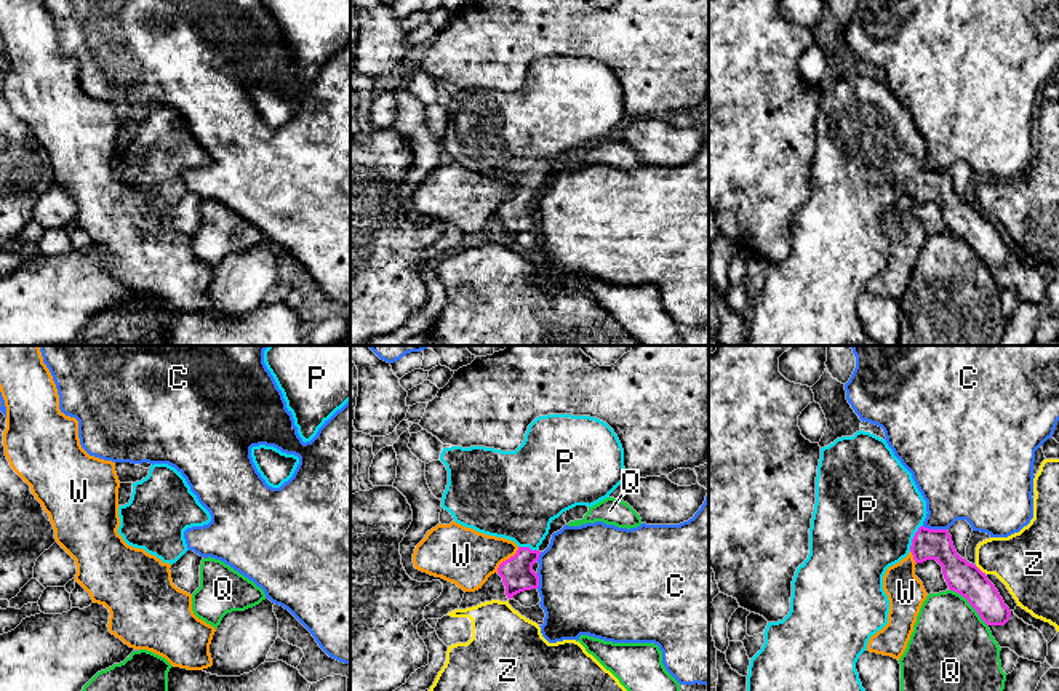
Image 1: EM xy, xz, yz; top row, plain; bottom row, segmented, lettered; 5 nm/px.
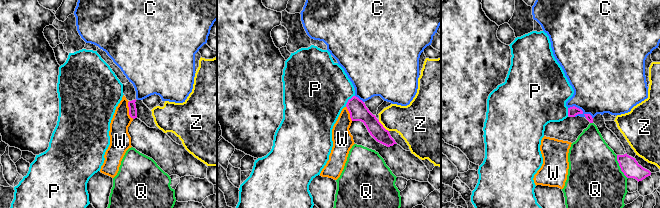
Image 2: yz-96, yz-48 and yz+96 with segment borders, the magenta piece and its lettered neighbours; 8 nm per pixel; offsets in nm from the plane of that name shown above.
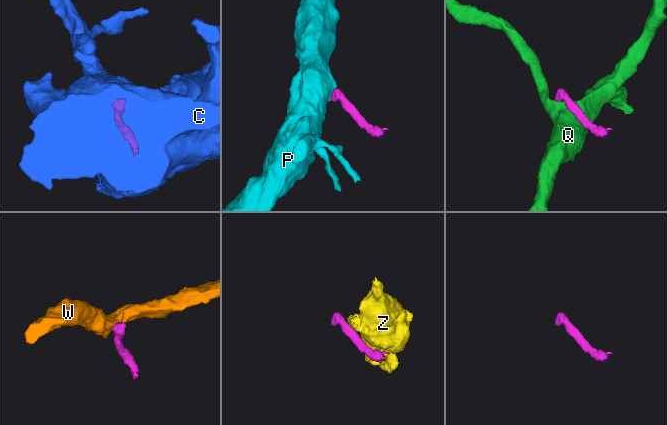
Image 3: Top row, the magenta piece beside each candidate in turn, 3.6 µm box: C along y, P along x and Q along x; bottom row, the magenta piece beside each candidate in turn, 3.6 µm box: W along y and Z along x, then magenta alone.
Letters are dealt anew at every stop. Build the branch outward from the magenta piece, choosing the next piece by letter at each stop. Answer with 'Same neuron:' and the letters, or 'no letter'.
Same neuron: P

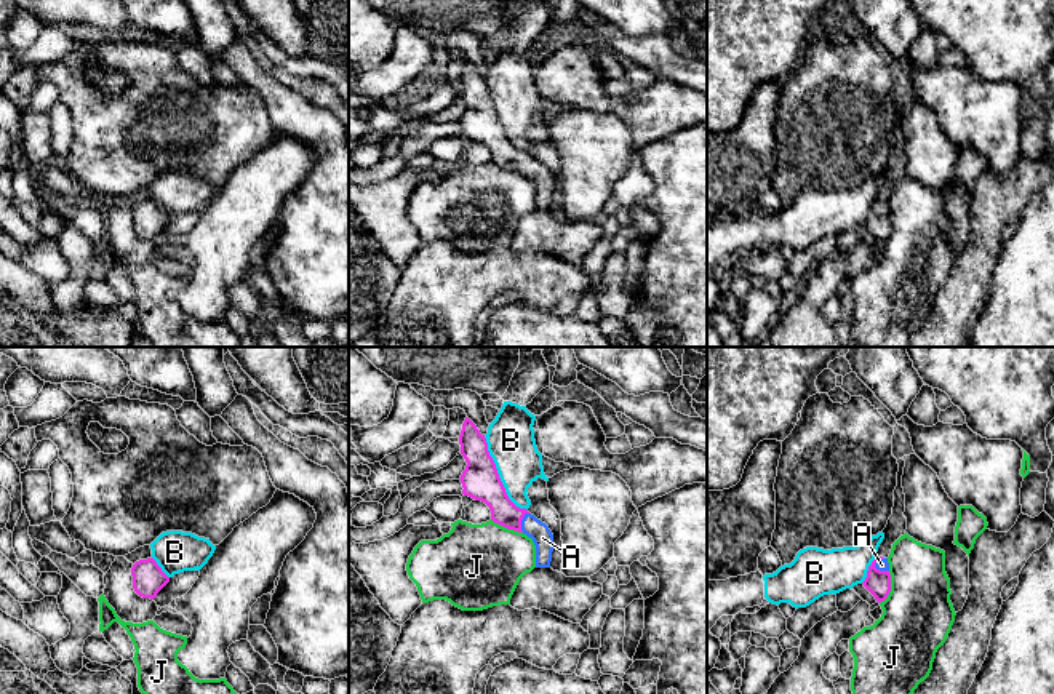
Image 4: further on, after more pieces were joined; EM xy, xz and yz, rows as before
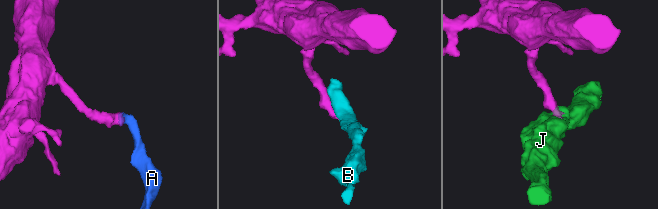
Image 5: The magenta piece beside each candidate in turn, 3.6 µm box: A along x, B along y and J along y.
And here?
Same neuron: A

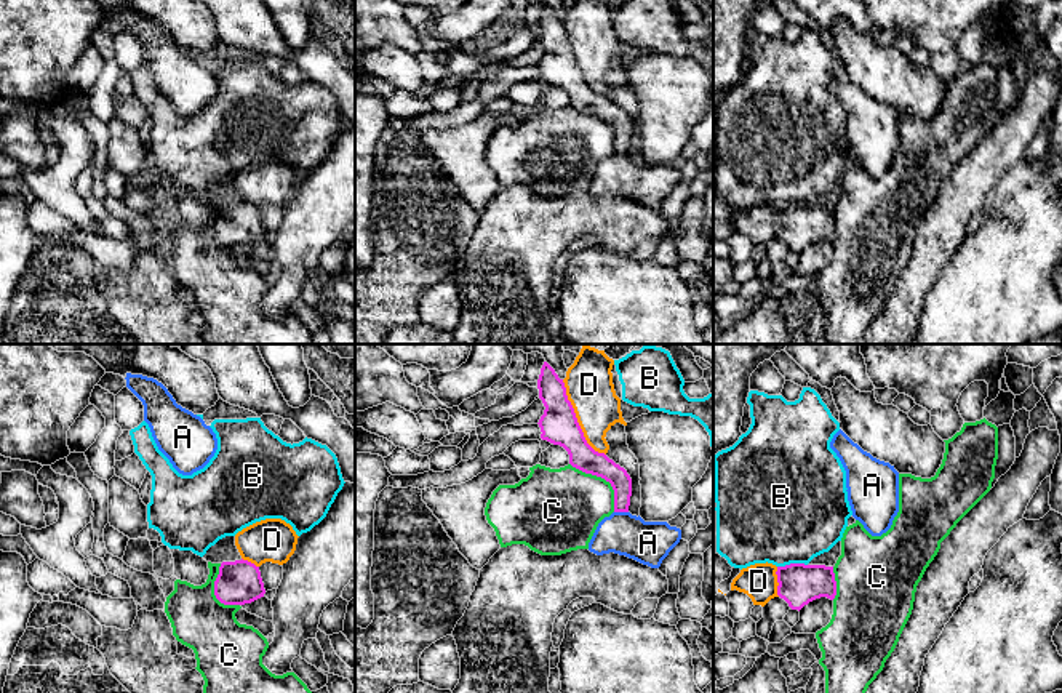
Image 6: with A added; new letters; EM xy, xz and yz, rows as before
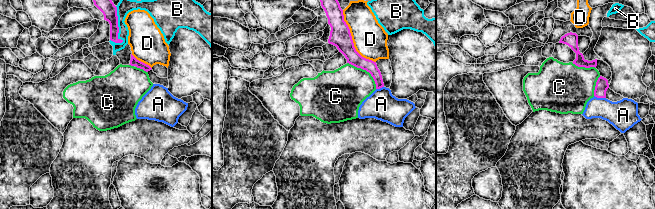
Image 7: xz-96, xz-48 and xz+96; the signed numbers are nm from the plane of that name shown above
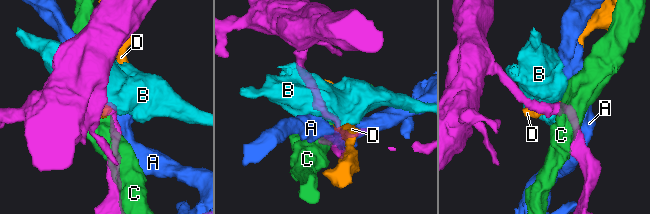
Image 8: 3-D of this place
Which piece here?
Same neuron: no letter

